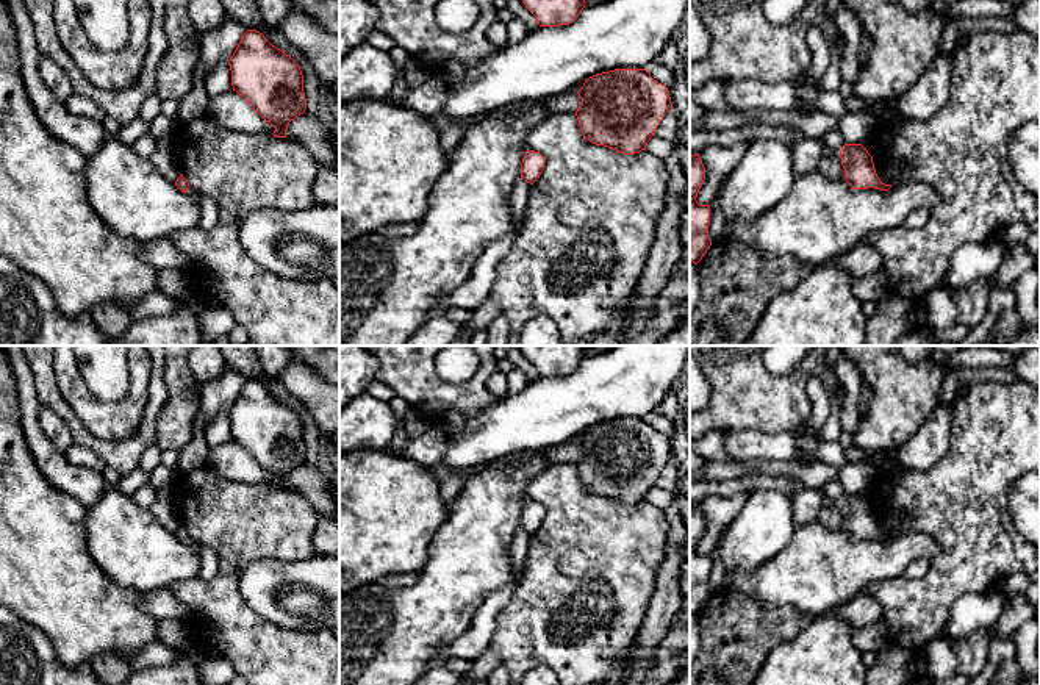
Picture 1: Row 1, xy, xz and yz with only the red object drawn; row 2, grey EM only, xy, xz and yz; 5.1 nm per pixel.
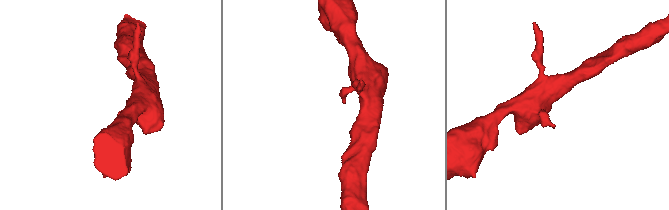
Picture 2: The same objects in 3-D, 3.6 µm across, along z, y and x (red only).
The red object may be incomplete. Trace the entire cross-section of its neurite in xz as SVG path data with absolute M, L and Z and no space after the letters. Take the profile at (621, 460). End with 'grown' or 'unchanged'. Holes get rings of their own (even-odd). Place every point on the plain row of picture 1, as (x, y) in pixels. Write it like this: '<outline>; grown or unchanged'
M615 419L596 424L585 430L577 444L582 455L576 466L583 488L624 505L646 500L665 464L672 460L668 438L654 430L646 419Z; unchanged

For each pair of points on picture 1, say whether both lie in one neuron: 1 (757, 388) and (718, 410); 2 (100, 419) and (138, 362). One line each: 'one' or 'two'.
1: one
2: one

